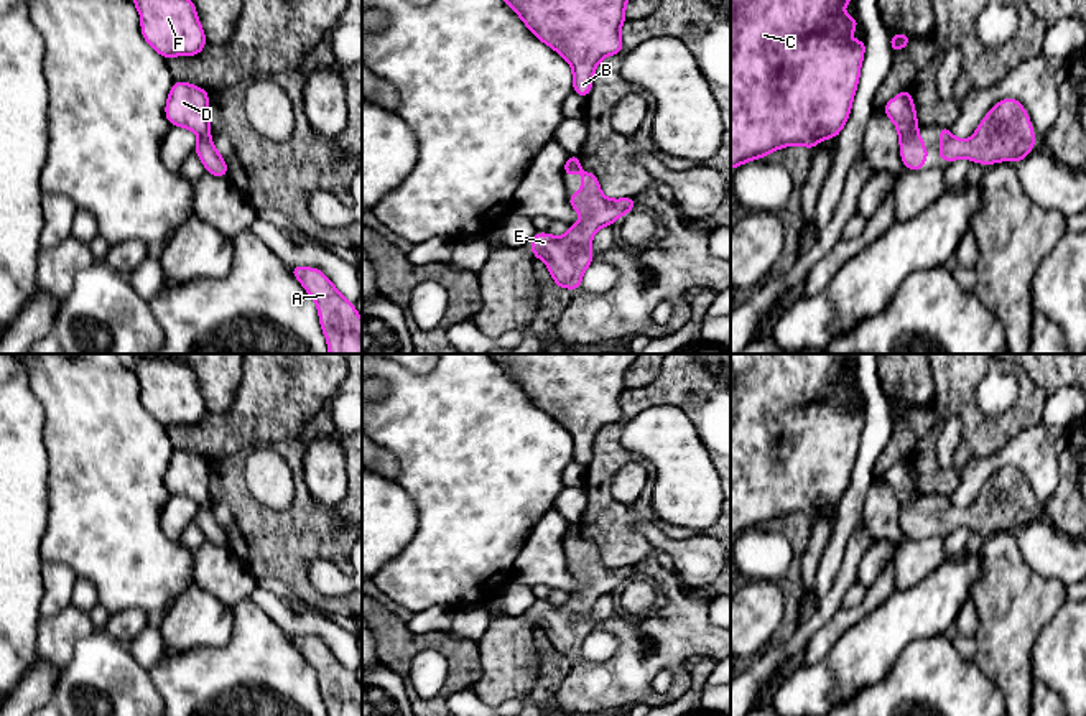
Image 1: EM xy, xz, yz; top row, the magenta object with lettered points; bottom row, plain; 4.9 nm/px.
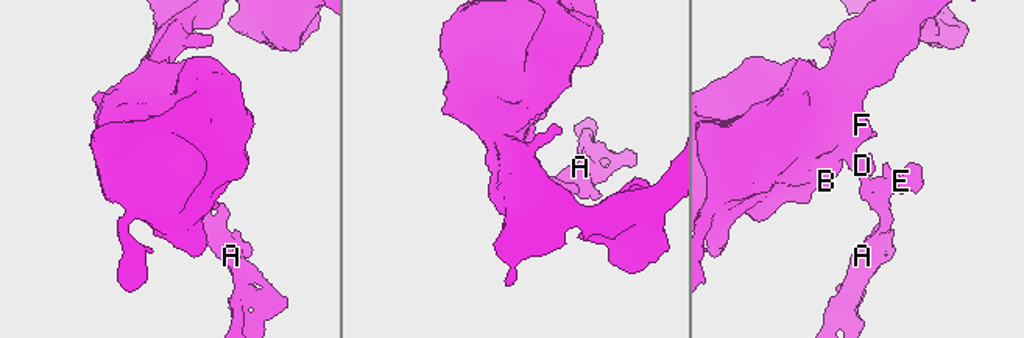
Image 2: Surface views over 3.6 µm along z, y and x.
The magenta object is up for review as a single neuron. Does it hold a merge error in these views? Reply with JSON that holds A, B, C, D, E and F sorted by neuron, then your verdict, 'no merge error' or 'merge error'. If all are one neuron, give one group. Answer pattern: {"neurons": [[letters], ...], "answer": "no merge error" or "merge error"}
{"neurons": [["A", "E"], ["B", "C", "D", "F"]], "answer": "merge error"}

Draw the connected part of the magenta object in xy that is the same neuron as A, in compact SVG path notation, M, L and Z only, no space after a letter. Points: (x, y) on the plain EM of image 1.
M290 634L293 645L314 668L327 716L362 716L362 686L319 637Z

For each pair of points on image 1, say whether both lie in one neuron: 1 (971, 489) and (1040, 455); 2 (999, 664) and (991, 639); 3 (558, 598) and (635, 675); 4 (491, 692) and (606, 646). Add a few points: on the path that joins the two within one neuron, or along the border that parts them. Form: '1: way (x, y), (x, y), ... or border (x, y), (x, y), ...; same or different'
1: way (984, 471), (1009, 455), (1022, 455); same
2: way (999, 657), (997, 646); same
3: border (570, 595), (561, 604), (552, 604), (547, 599); different
4: border (619, 646), (604, 660), (578, 659); different

